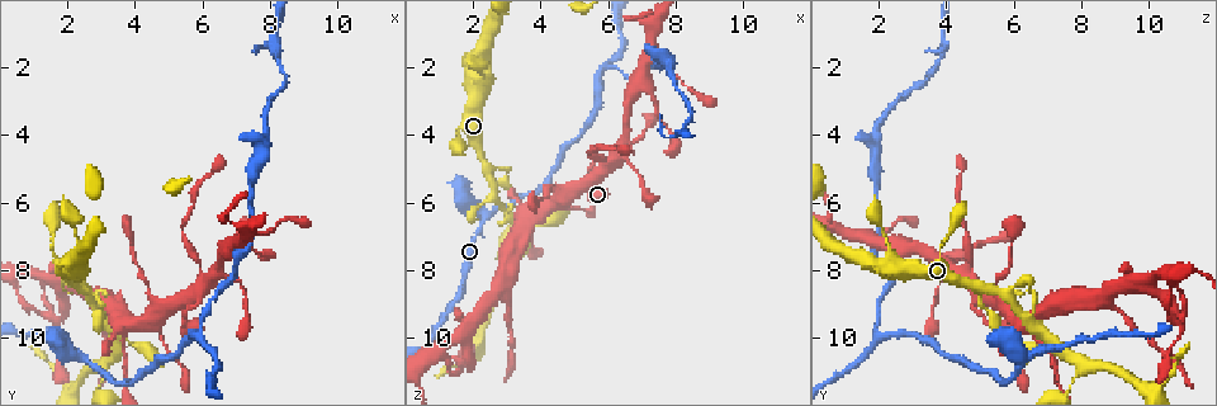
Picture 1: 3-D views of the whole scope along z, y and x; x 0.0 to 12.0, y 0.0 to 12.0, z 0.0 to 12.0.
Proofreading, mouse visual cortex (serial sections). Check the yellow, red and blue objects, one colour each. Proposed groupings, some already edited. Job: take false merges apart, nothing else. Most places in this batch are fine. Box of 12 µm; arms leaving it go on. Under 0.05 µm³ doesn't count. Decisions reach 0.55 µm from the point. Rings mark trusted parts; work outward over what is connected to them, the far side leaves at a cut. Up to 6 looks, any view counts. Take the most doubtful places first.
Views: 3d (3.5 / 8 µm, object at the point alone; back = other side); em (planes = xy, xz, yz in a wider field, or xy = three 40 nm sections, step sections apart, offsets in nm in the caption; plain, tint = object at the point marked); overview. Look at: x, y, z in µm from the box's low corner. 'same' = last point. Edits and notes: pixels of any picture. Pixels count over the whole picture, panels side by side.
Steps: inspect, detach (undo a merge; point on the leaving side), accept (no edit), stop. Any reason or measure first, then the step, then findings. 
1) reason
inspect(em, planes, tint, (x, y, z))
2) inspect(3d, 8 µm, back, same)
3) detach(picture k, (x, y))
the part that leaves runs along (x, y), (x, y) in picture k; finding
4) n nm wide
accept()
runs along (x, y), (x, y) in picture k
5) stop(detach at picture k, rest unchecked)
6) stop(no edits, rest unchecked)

abrupt turn
inspect(3d, 8 µm, (5.8, 8.7, 5.0))

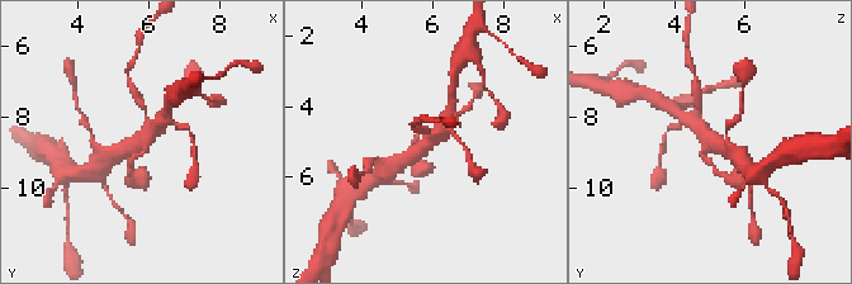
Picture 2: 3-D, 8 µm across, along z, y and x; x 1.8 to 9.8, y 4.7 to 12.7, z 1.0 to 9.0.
closer look
inspect(3d, 3.5 µm, (5.9, 8.6, 5.0))

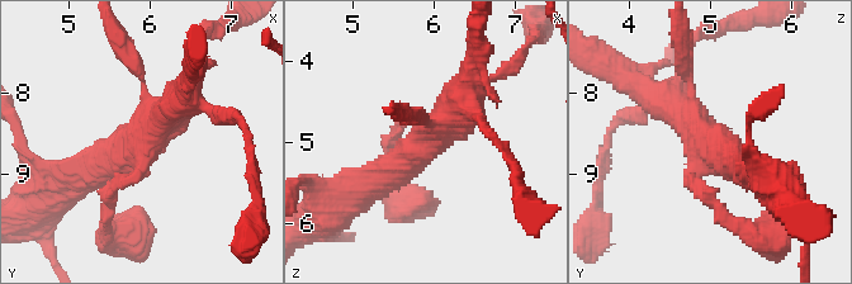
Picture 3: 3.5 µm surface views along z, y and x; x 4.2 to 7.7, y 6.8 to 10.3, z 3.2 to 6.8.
4 arms; arms of 150, 150, 400, 450 nm; need the tissue
inspect(em, xy, step 1, tint, (5.90, 8.70, 5.00))

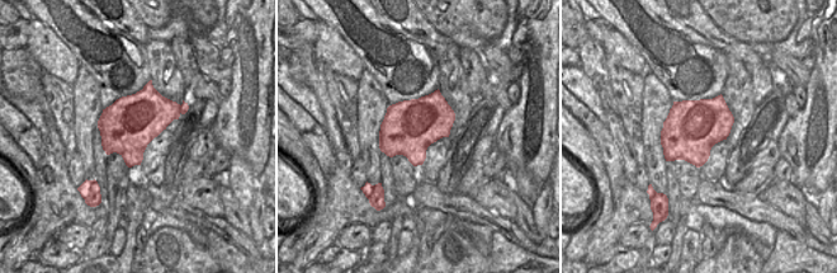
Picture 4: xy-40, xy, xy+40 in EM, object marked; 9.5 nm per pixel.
500 nm wide
accept()
runs along (393, 146), (358, 189) in picture 3; continuous, no second cell

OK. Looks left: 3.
thick turns thin
inspect(3d, 3.5 µm, back, (3.0, 9.5, 9.3))

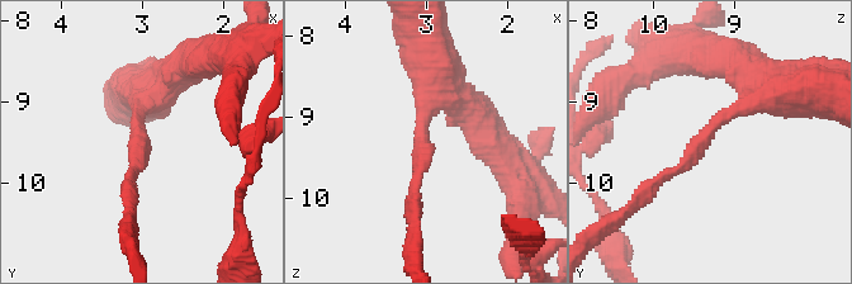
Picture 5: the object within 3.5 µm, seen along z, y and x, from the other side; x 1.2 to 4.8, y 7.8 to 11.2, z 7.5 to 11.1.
arms of 150, 350 nm; shape alone is not enough
inspect(em, xy, step 1, tint, (3.05, 9.40, 9.30))

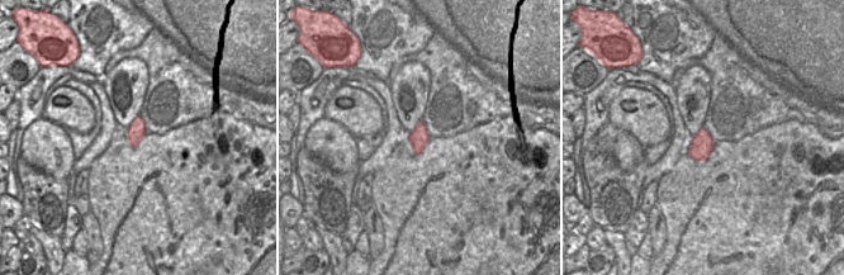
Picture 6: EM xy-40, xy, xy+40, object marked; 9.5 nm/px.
accept()
runs along (771, 89), (713, 124), (648, 190) in picture 5; continuous, no second cell

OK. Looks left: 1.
stop(no edits, rest unchecked)

